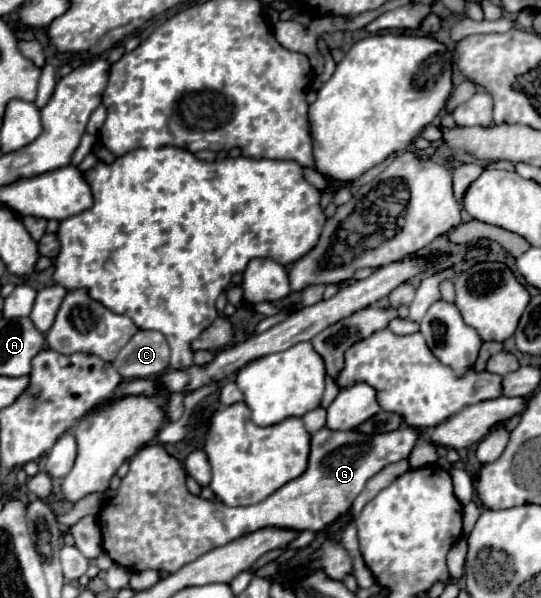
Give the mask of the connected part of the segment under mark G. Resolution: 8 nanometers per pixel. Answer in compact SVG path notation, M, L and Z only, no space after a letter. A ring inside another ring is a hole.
M409 425L377 437L325 427L311 437L307 471L267 499L247 507L227 507L221 501L191 495L185 487L187 475L183 465L171 457L163 445L147 445L129 459L129 473L121 479L117 495L99 511L103 549L115 563L129 571L155 569L169 575L203 553L261 527L275 525L297 531L321 531L351 509L353 499L363 491L367 479L383 467L407 459L419 435L421 431Z

